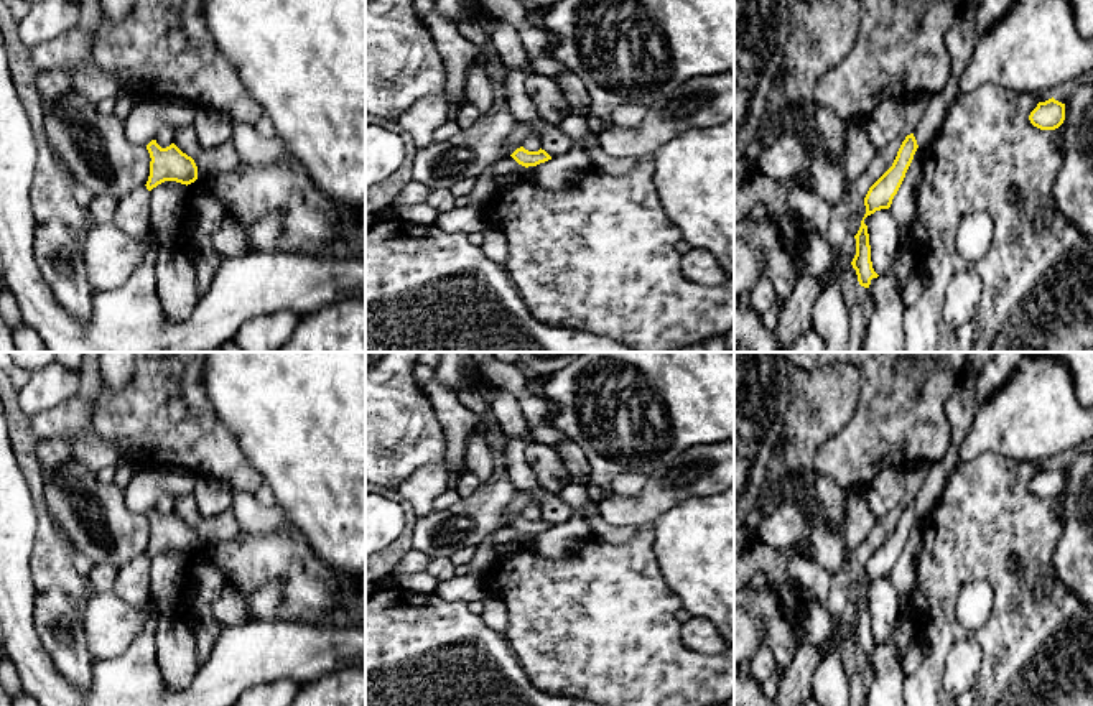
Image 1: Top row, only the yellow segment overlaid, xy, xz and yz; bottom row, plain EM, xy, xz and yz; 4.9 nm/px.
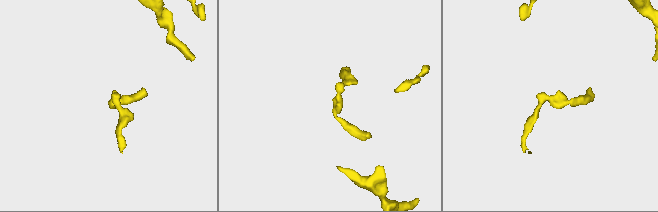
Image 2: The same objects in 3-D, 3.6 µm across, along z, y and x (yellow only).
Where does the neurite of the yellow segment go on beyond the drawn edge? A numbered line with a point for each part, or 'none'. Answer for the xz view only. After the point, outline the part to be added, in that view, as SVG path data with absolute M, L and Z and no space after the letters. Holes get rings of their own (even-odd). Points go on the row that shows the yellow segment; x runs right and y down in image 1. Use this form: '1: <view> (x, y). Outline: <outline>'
none

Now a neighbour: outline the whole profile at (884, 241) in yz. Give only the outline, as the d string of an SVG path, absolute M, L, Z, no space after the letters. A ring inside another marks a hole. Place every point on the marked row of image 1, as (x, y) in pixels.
M881 209L867 216L864 224L869 234L872 268L884 276L902 252L897 222L889 209Z

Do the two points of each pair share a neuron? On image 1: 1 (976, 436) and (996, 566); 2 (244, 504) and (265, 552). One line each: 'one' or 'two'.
1: two
2: two

